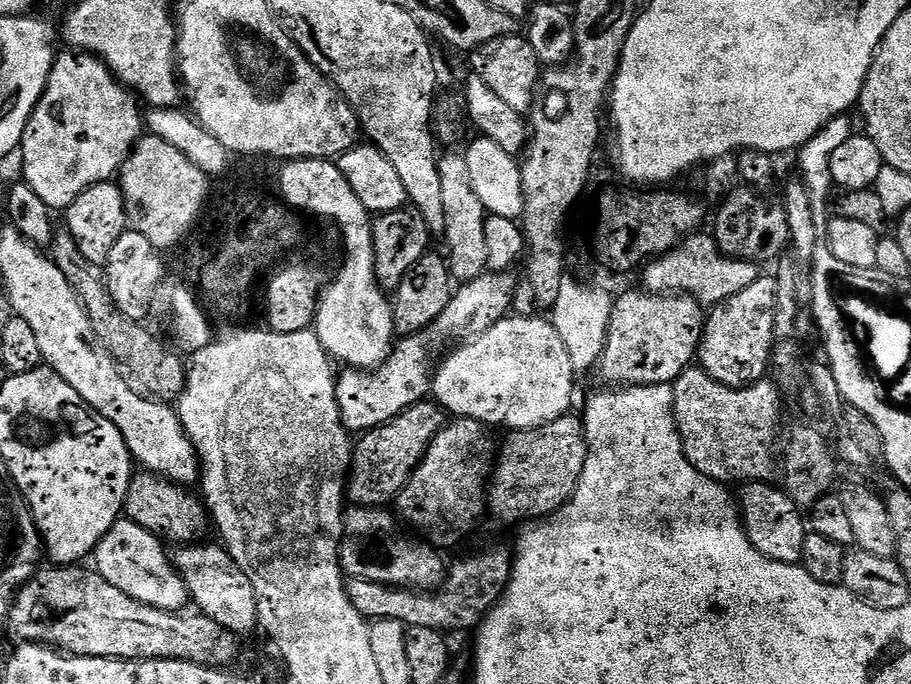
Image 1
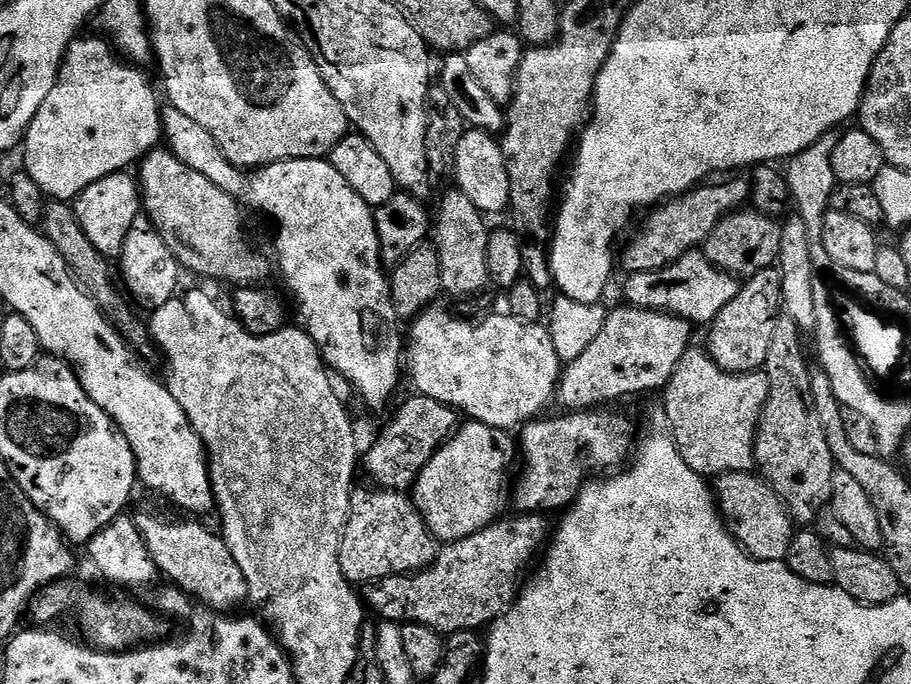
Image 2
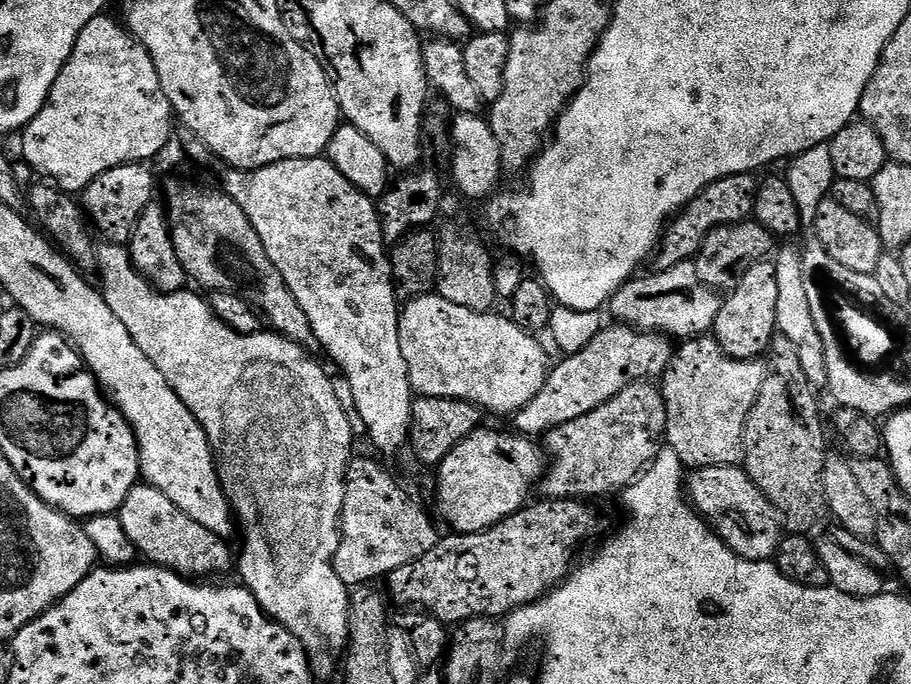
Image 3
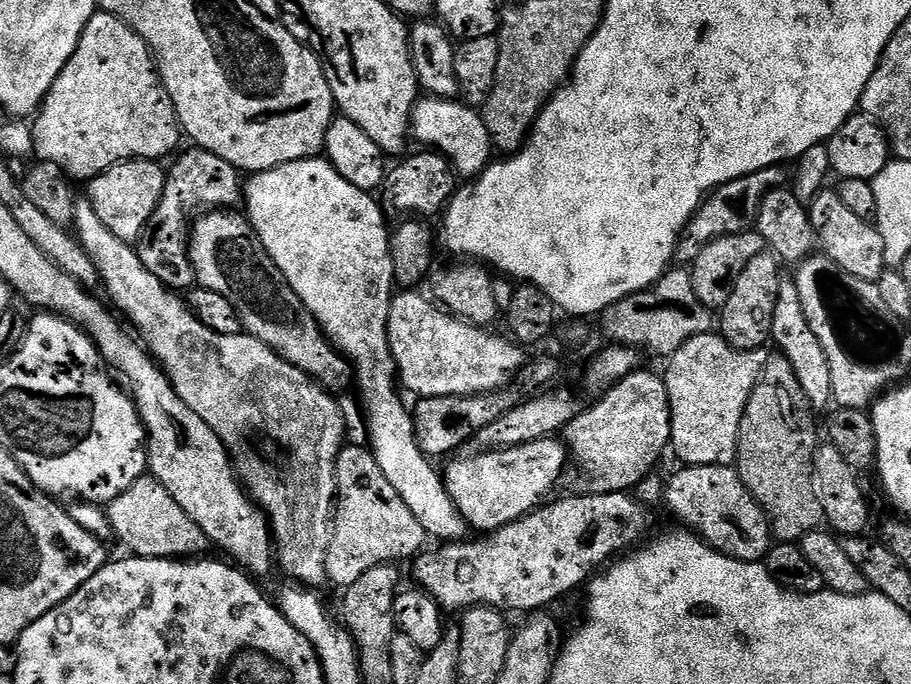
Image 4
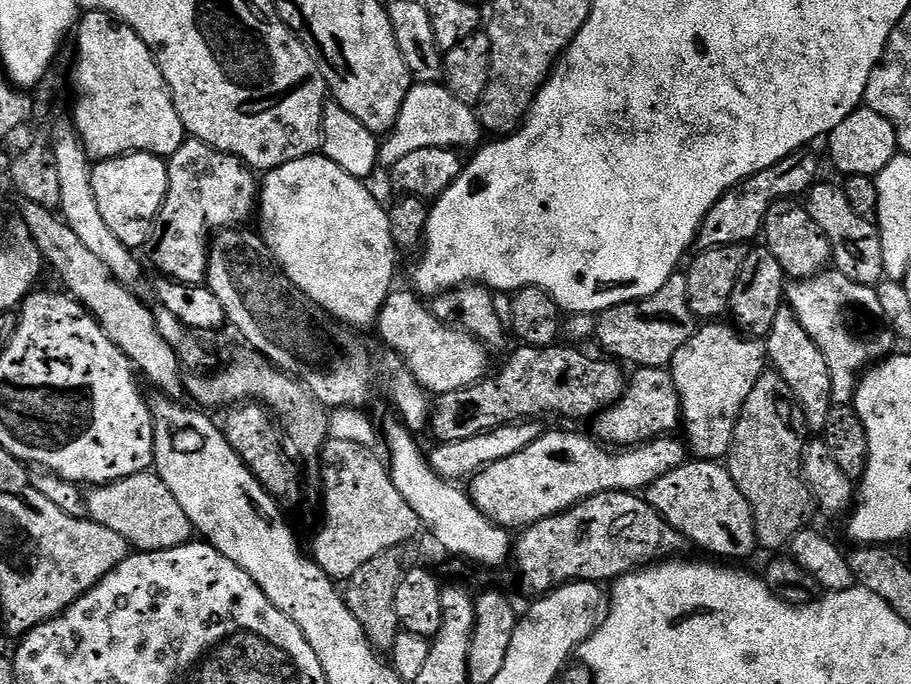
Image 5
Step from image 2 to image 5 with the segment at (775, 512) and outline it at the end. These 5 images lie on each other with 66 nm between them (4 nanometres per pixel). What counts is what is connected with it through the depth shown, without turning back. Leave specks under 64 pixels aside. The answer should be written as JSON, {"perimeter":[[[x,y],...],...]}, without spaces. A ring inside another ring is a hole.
{"perimeter":[[[689,459],[674,470],[662,474],[646,489],[646,499],[674,530],[683,534],[712,558],[725,556],[725,561],[740,562],[752,551],[757,551],[754,514],[750,502],[738,490],[727,467],[715,460]]]}

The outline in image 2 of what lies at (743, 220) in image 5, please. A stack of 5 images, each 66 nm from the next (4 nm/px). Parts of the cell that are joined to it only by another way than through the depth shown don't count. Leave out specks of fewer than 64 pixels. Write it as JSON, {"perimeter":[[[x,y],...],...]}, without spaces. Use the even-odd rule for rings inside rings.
{"perimeter":[[[747,179],[728,180],[725,184],[712,183],[705,182],[693,188],[691,192],[685,192],[683,196],[673,196],[655,205],[647,213],[648,221],[637,230],[636,237],[624,248],[625,273],[660,272],[666,266],[678,262],[678,258],[682,258],[682,254],[697,251],[703,245],[705,238],[714,230],[714,226],[718,226],[718,222],[722,222],[722,218],[726,218],[732,212],[741,211],[749,203],[750,184]]]}

